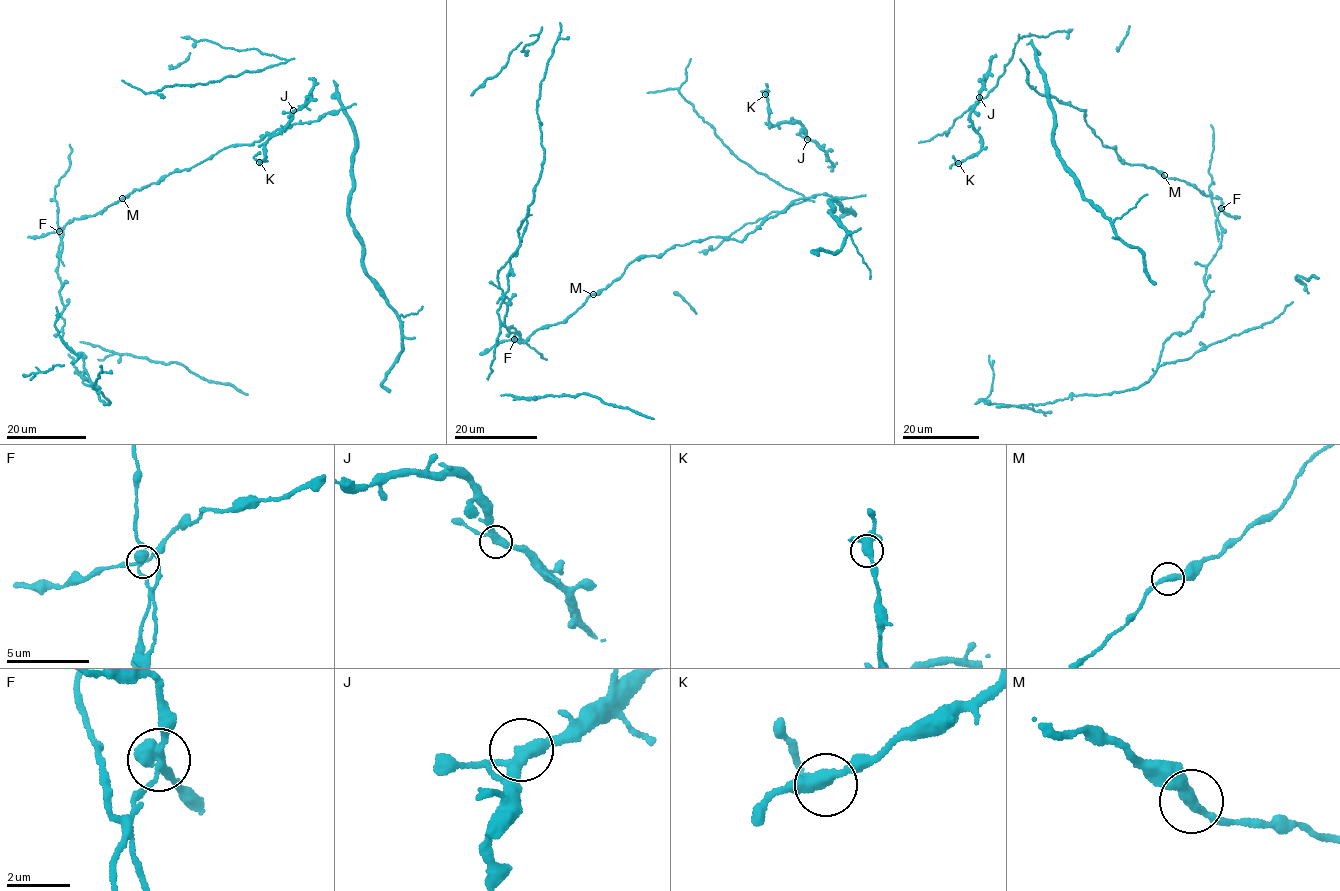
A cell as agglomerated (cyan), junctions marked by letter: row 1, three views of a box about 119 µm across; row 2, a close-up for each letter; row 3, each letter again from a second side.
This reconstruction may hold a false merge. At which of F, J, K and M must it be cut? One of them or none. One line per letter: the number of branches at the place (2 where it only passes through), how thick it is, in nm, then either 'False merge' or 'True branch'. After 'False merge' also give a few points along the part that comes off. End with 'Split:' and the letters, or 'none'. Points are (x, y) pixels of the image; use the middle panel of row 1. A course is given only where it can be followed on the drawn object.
F: Branches: 3. Thickness 360 nm. False merge
J: Branches: 3. Thickness 320 nm. True branch
K: Branches: 3. Thickness 340 nm. True branch
M: Branches: 2. Thickness 360 nm. True branch
Split: F

